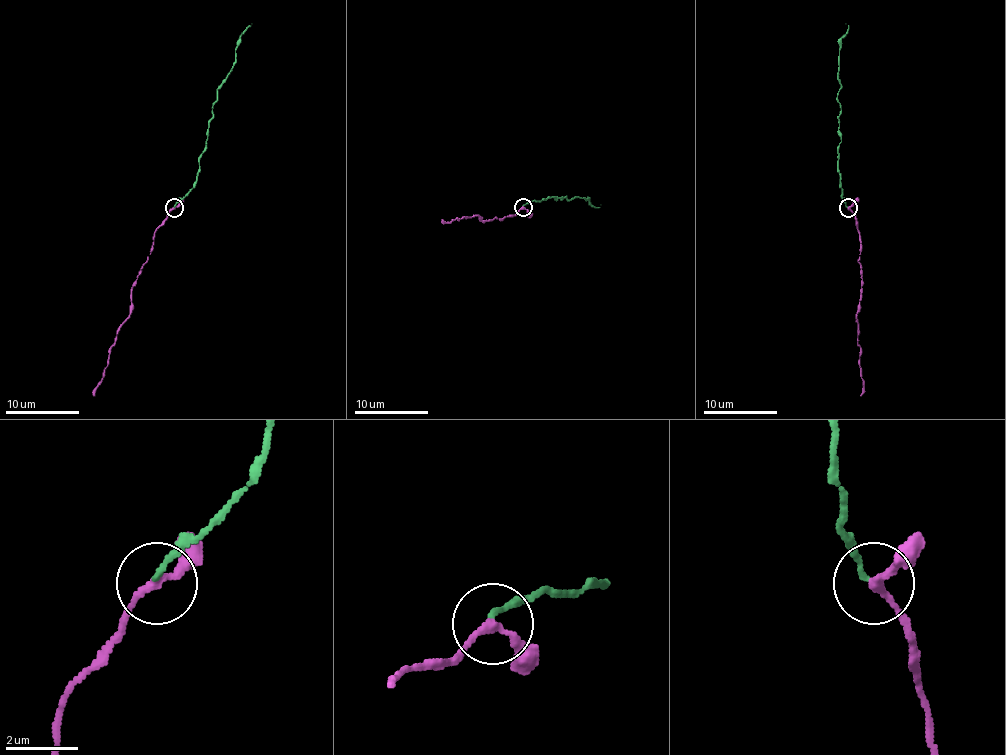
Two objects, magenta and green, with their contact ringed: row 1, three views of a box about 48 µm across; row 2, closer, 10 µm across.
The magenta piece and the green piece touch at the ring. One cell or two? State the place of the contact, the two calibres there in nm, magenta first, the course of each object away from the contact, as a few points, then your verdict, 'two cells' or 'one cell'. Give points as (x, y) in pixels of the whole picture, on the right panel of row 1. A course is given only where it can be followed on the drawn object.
(848, 208) | 200/140 nm | magenta via (849, 207), (860, 231), (862, 287), (856, 318), (860, 376), (863, 383), (860, 396) | green via (847, 207), (838, 168), (841, 141), (839, 41), (849, 28), (845, 24) | one cell

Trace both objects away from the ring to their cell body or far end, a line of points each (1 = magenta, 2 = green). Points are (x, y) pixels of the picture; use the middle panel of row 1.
1: (522, 208), (504, 219), (482, 221), (478, 215), (454, 219), (450, 222), (443, 219)
2: (522, 206), (548, 197), (556, 200), (565, 197), (569, 200), (574, 197), (585, 198), (596, 208), (600, 204)

